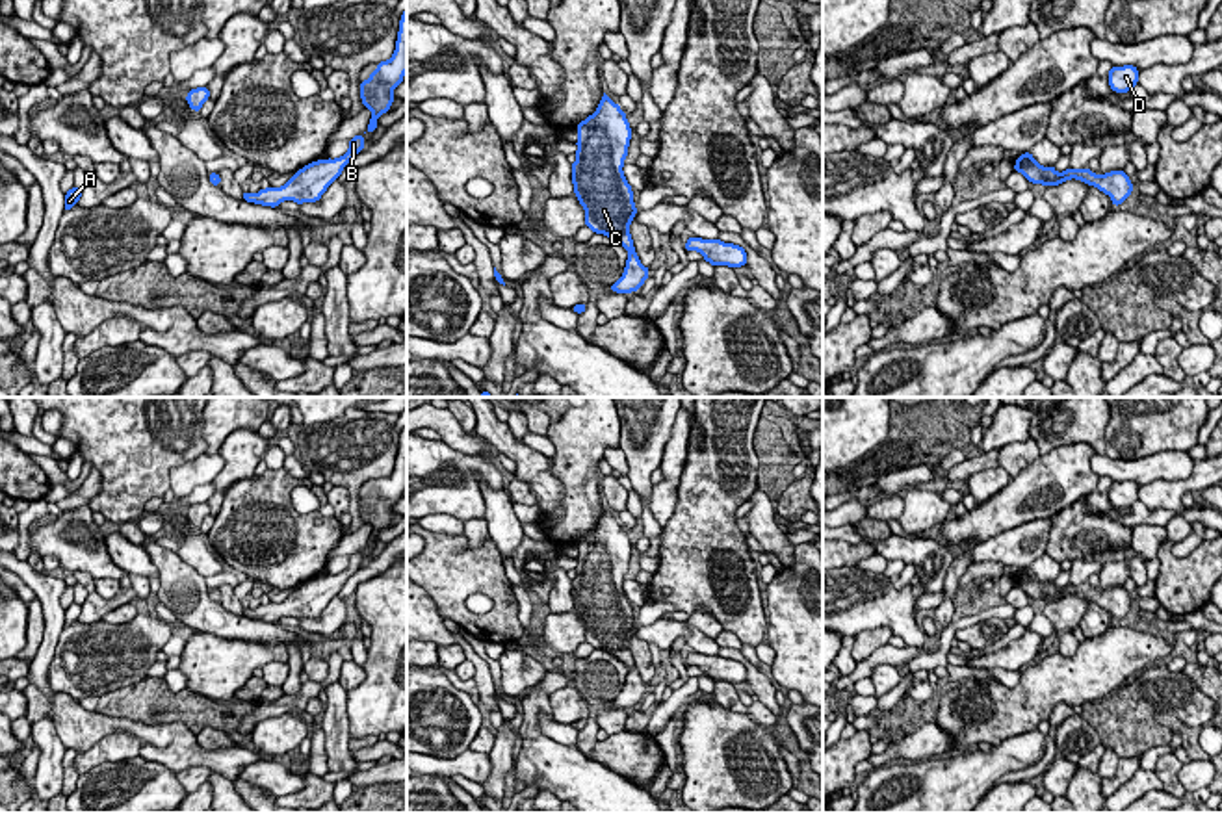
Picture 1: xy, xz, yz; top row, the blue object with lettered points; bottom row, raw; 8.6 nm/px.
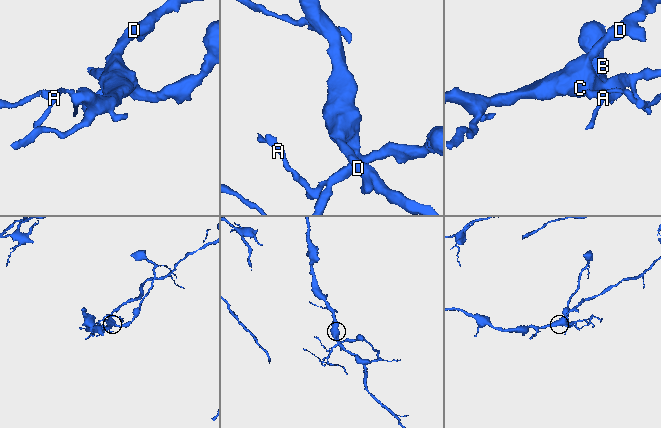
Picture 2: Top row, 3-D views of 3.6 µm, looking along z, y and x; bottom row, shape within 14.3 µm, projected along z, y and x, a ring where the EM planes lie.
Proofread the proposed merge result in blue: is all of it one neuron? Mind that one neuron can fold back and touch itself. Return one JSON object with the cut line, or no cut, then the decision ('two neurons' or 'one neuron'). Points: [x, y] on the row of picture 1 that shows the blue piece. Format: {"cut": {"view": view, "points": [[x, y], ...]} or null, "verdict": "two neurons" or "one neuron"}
{"cut": null, "verdict": "one neuron"}

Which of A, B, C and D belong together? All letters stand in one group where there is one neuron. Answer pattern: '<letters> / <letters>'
A B C D

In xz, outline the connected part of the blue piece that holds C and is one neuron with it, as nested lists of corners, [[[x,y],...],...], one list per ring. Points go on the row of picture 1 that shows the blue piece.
[[[604,93],[596,111],[581,121],[576,132],[578,160],[572,163],[572,184],[585,210],[585,226],[615,239],[630,254],[622,277],[609,291],[637,291],[650,267],[641,264],[630,234],[637,213],[631,186],[622,173],[631,139],[630,123],[620,106]]]

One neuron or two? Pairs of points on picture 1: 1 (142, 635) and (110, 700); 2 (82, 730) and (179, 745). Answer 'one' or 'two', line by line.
1: two
2: one

